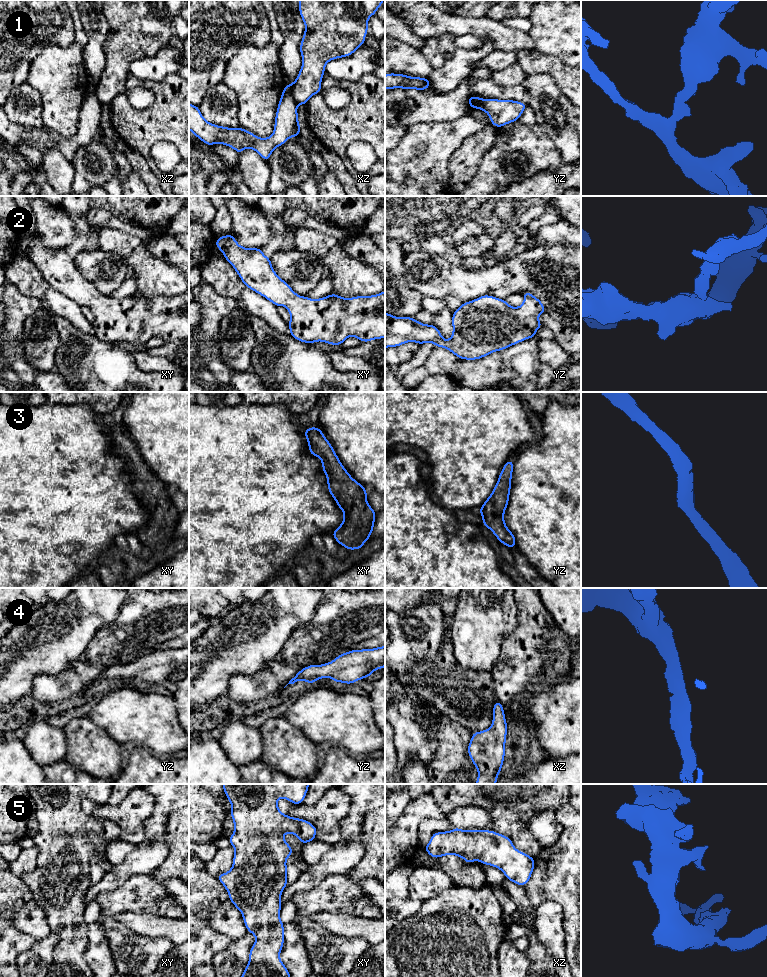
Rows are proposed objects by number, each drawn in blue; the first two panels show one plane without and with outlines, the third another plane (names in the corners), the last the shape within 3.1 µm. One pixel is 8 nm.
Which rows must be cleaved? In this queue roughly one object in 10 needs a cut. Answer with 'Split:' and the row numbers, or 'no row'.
Split: 1

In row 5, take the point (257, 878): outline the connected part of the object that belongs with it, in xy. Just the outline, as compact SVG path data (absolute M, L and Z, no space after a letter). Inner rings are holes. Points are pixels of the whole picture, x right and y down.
M222 784L222 786L232 806L230 816L234 822L234 833L228 840L234 847L235 853L231 869L217 875L216 878L227 890L229 900L241 912L247 931L256 938L249 952L249 962L241 977L291 977L280 959L280 952L284 945L284 924L279 914L282 907L281 894L288 885L286 861L294 852L282 835L294 834L305 845L307 842L314 841L317 828L309 821L283 814L277 802L280 798L284 798L294 805L302 804L309 784Z

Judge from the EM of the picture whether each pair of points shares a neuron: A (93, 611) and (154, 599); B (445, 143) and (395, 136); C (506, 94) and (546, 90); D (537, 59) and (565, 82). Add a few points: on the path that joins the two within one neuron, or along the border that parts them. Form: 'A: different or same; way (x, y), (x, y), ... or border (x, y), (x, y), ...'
A: different; border (128, 598), (120, 607), (118, 616), (108, 625)
B: different; border (407, 128), (395, 148)
C: same; way (516, 94), (529, 94), (532, 91), (536, 91)
D: same; way (544, 63), (558, 75)

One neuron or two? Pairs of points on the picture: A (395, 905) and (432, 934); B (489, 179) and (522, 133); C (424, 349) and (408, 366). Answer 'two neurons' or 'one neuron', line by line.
A: two neurons
B: one neuron
C: one neuron

